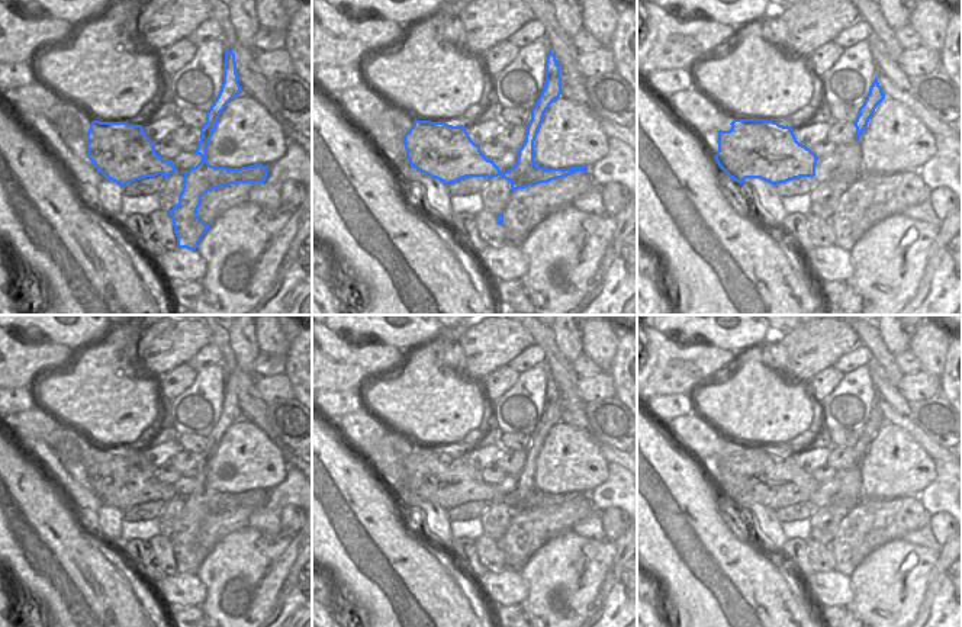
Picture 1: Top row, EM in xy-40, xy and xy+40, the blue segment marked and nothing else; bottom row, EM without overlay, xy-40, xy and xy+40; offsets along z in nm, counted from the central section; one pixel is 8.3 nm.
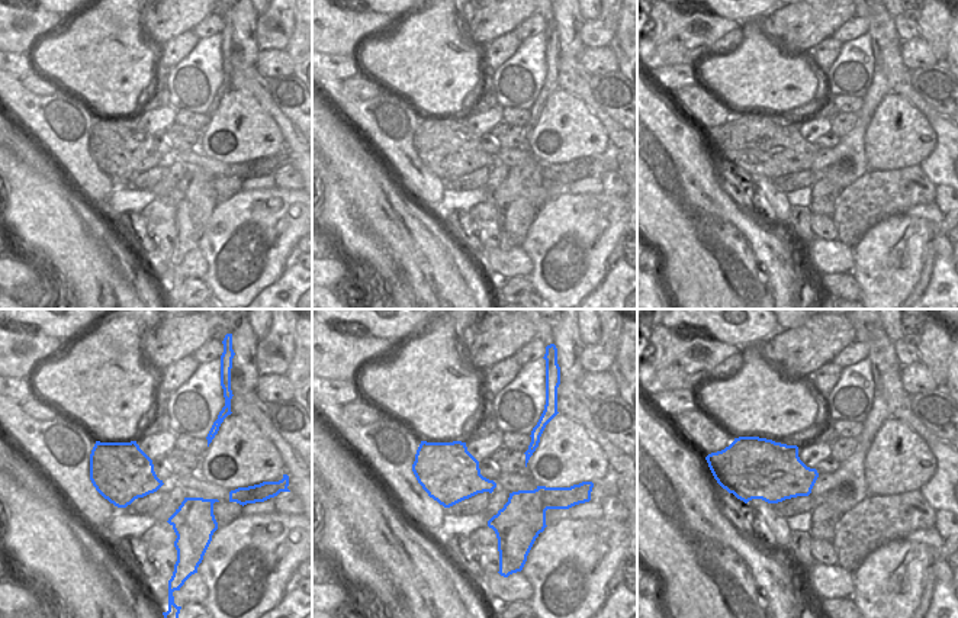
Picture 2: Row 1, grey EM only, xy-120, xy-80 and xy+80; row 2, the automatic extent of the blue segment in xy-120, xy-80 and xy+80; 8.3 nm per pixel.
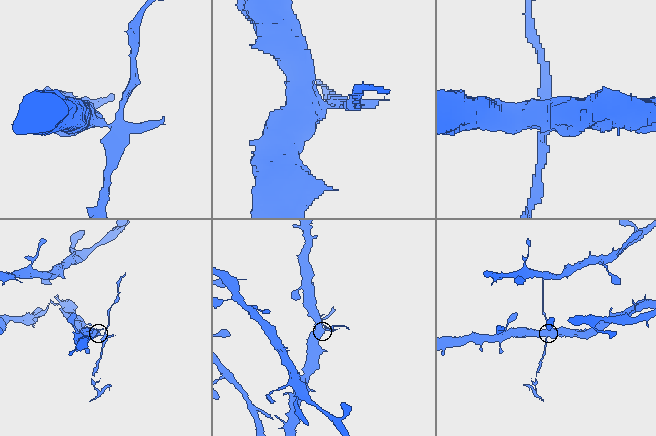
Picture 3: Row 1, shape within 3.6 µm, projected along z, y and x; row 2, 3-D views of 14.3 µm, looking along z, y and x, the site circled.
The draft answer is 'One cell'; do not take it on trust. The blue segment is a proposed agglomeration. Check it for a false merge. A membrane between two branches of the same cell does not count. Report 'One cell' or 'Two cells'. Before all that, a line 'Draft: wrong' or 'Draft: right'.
Draft: wrong
Two cells.

